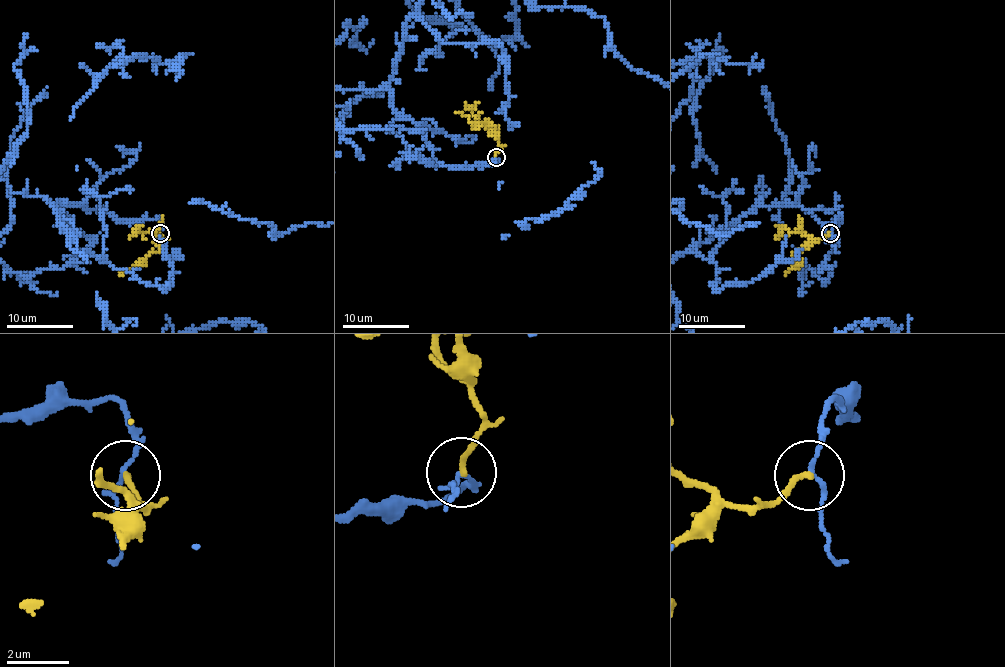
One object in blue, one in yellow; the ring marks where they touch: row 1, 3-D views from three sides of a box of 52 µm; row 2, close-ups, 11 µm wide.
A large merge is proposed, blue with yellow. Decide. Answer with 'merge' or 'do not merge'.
do not merge

